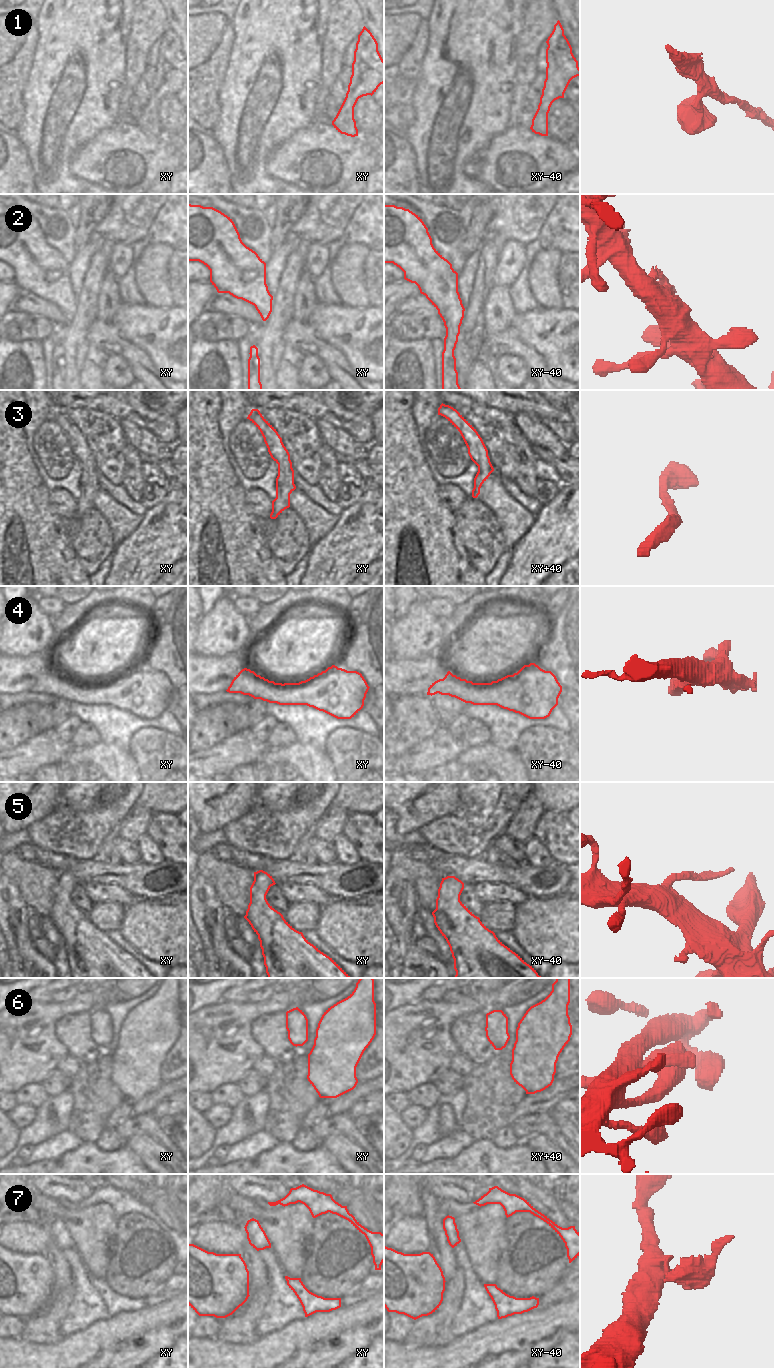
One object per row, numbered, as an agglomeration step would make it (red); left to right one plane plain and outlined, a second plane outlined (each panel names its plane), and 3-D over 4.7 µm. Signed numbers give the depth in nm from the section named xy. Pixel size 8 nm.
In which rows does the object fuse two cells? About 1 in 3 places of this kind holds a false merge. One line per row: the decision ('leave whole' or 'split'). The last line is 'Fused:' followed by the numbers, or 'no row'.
1: leave whole
2: split
3: leave whole
4: leave whole
5: leave whole
6: leave whole
7: leave whole
Fused: 2

